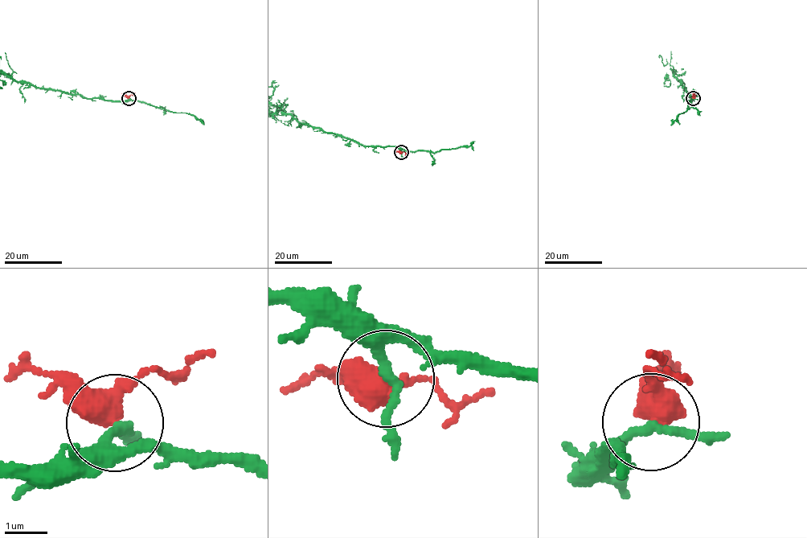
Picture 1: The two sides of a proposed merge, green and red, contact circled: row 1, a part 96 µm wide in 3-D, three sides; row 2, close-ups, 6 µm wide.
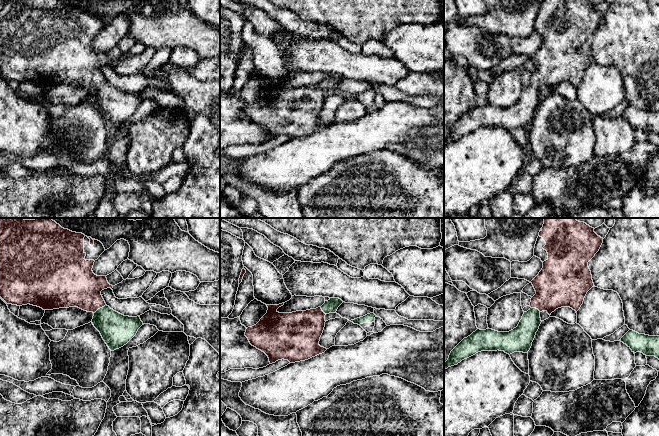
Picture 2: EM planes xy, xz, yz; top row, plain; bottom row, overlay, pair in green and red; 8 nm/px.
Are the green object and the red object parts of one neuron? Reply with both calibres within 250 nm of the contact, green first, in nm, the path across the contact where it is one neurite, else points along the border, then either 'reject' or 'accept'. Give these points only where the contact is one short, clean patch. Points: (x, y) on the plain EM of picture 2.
calibres 260 and 320 nm; way xy (117, 106), (104, 93), (100, 84), (78, 62); accept

